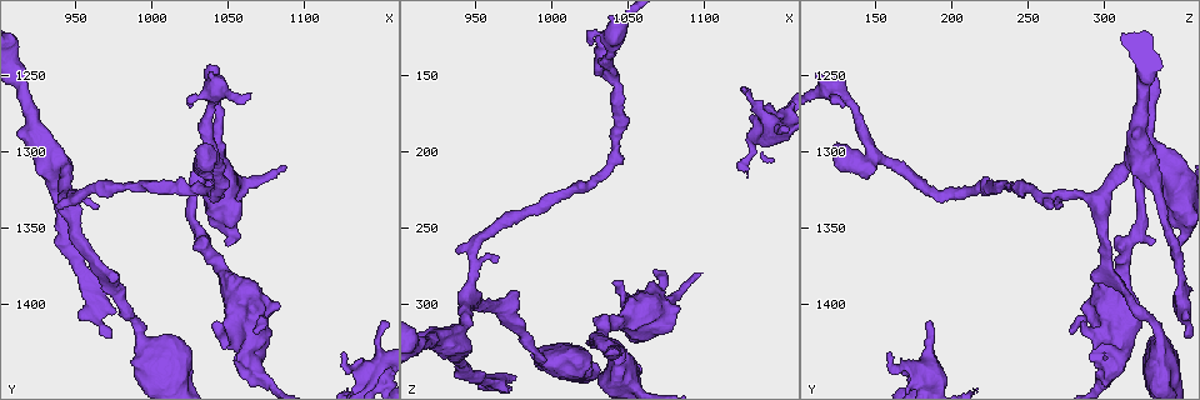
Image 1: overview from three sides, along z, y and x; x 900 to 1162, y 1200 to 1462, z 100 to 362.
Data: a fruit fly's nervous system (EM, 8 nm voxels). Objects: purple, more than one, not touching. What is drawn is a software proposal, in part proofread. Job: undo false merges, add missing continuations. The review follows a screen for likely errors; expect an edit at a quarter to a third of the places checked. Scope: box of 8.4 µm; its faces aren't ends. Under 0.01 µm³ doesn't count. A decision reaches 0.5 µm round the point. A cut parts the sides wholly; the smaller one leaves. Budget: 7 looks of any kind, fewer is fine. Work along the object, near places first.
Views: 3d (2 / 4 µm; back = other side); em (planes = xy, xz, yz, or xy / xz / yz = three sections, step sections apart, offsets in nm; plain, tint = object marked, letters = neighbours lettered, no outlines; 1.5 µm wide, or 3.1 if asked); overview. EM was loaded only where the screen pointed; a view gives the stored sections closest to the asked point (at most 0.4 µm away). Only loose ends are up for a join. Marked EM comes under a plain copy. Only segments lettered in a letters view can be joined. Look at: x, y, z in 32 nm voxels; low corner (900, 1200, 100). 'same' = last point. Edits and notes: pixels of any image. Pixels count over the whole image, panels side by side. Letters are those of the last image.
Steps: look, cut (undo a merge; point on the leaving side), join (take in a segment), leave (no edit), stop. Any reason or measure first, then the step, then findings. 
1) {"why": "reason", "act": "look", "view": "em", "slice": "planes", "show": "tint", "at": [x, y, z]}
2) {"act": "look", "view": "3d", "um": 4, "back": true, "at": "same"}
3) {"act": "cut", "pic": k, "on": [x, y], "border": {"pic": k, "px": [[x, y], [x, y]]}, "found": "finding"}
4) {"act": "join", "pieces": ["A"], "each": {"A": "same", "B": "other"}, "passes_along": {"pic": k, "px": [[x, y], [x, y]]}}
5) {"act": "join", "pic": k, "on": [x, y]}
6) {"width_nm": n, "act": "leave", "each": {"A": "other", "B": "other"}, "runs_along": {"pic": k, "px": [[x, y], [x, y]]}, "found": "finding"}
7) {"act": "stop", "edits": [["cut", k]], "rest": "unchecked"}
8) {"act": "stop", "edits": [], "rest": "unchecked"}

{"why": "free end", "act": "look", "view": "em", "slice": "planes", "show": "letters", "at": [1042, 1410, 286]}

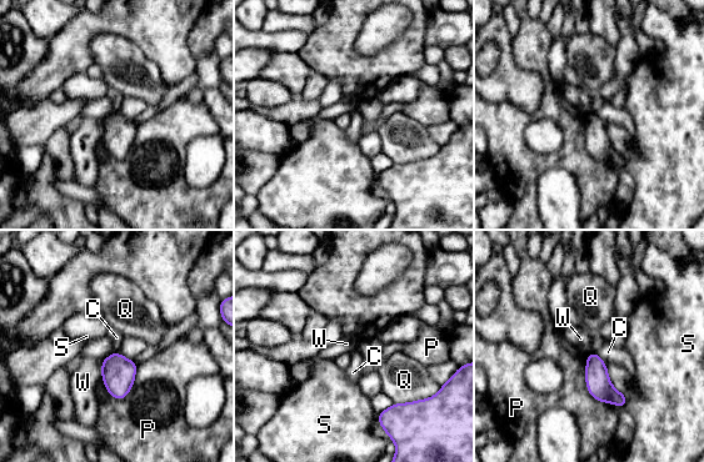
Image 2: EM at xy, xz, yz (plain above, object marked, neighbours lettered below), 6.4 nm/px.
{"longest_contact_nm": ["P", 280], "act": "leave", "each": {"C": "other", "P": "other", "Q": "other", "S": "other", "W": "other"}, "border": {"pic": 2, "px": [[594, 351], [605, 362]]}, "found": "none of them fits"}

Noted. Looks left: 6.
{"why": "an open end", "act": "look", "view": "3d", "um": 4, "at": [1038, 1242, 334]}

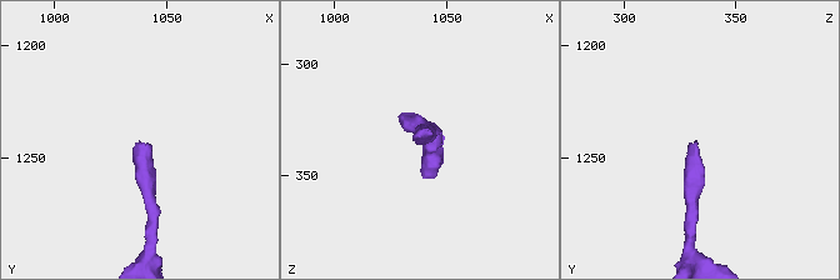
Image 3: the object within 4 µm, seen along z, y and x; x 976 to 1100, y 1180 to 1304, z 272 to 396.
{"act": "look", "view": "em", "slice": "planes", "show": "letters", "at": [1036, 1242, 333]}

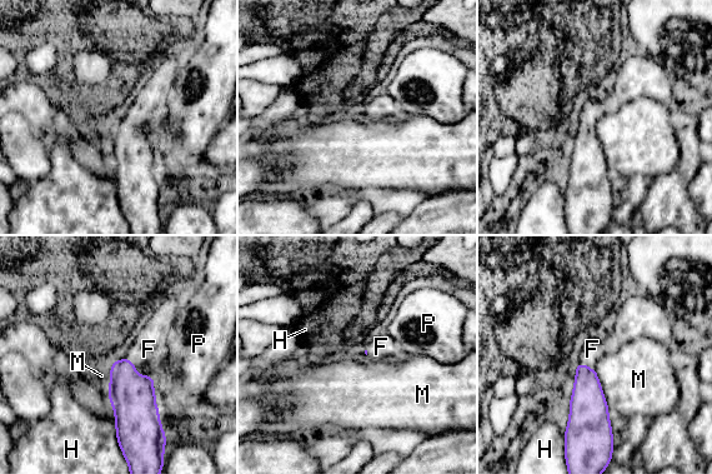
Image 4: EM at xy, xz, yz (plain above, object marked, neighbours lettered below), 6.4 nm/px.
{"act": "join", "pieces": ["F"], "each": {"F": "same", "H": "other", "M": "other", "P": "other"}, "passes_along": {"pic": 4, "px": [[133, 398], [136, 370], [149, 349]]}, "found": "the neuron continues"}

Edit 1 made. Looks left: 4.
{"act": "look", "view": "3d", "um": 4, "at": [962, 1336, 272]}

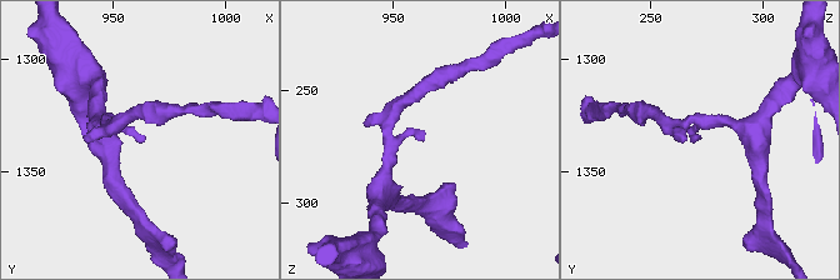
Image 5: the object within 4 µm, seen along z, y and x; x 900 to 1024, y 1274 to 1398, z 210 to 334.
{"act": "look", "view": "em", "slice": "xz", "step": 8, "show": "letters", "at": [964, 1336, 271]}

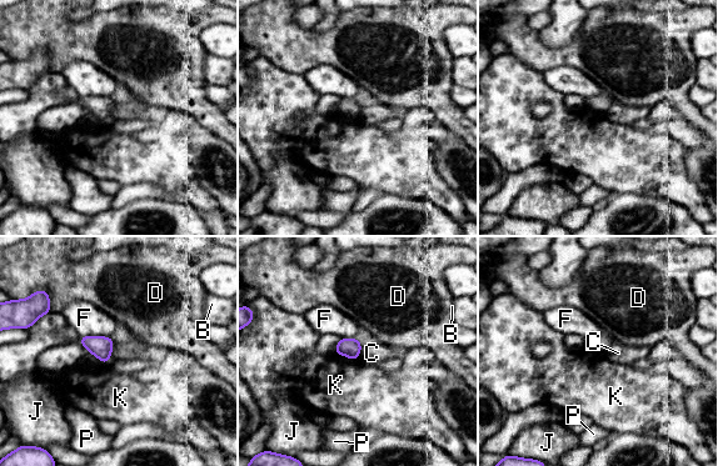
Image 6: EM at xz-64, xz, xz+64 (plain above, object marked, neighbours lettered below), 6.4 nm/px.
{"width_nm": 130, "act": "leave", "each": {"B": "other", "C": "other", "D": "other", "F": "other", "J": "other", "K": "other", "P": "other"}, "border": {"pic": 6, "px": [[334, 352], [353, 360], [358, 359]]}, "found": "none of them fits"}

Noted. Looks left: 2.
{"act": "stop", "edits": [["join", 4]], "rest": "unchecked"}

